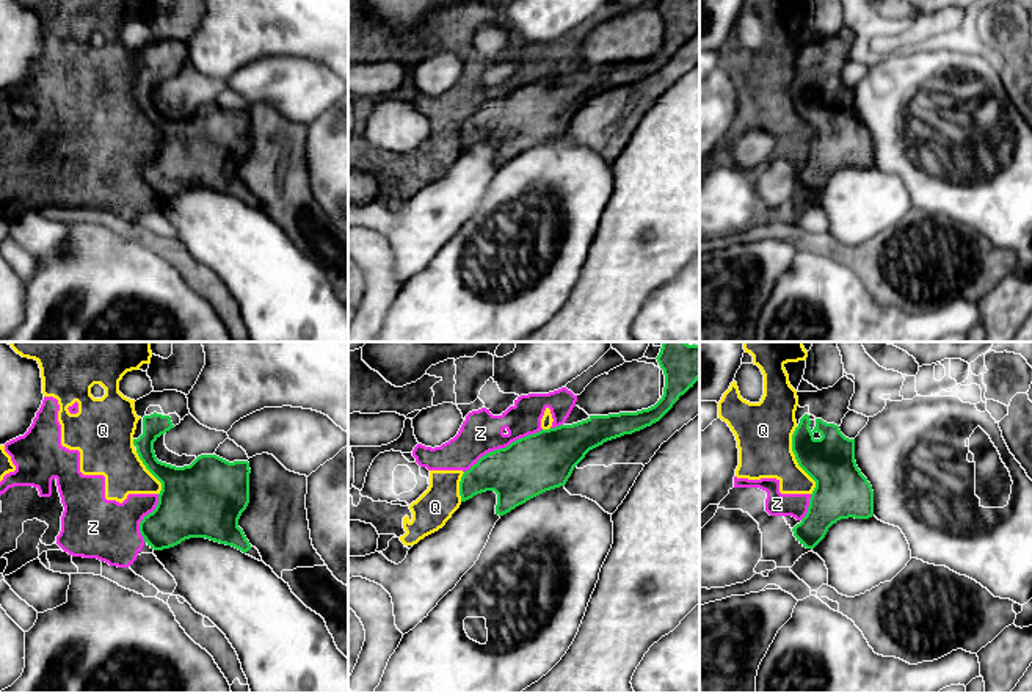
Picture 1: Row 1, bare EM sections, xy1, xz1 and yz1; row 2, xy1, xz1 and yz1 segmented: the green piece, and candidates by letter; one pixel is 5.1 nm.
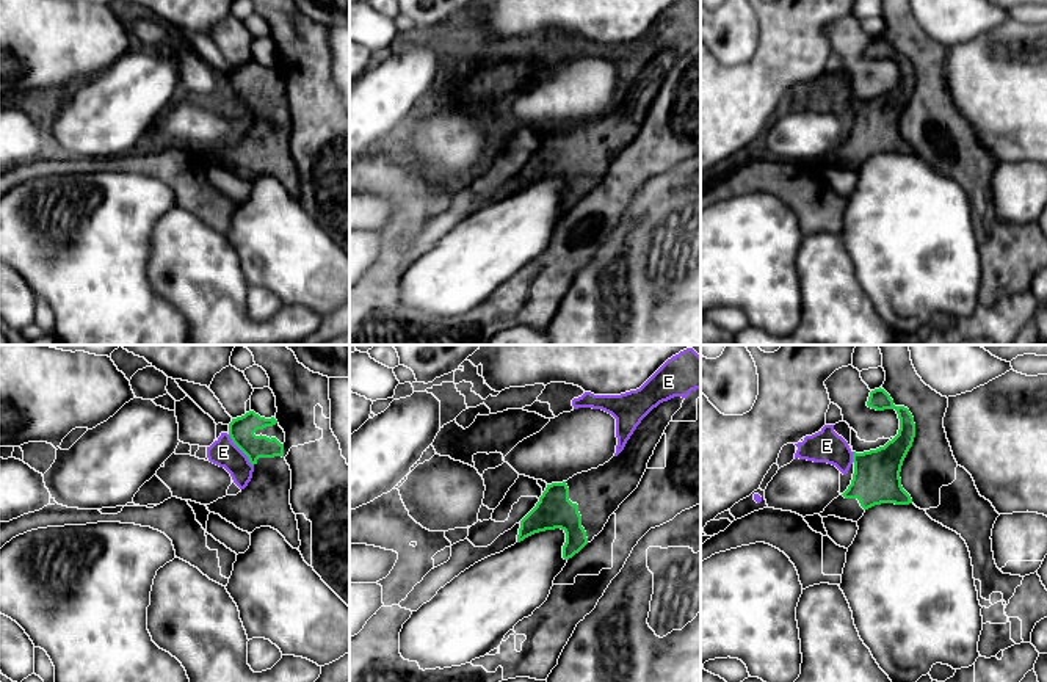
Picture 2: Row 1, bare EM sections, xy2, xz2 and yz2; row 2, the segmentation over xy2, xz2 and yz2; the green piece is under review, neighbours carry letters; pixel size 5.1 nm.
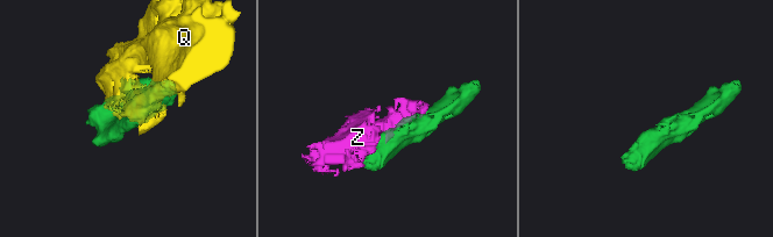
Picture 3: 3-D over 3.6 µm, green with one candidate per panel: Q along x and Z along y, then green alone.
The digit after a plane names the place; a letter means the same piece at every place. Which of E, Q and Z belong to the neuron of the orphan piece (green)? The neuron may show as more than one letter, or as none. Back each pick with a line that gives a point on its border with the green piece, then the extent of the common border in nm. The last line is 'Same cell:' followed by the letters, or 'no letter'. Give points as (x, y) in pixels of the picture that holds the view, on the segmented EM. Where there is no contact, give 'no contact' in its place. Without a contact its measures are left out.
Same cell: no letter

